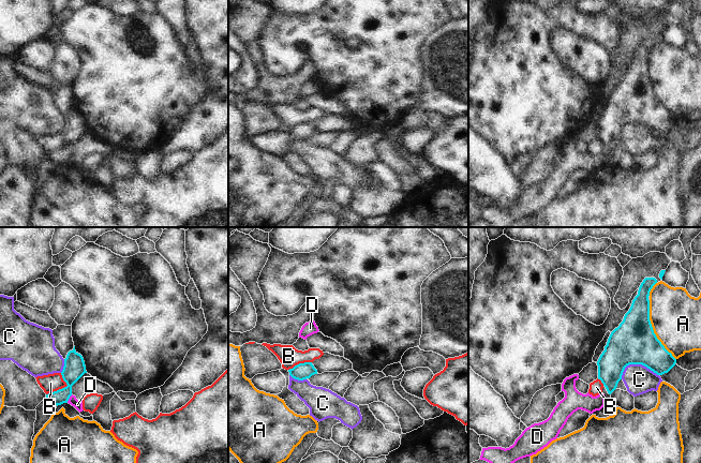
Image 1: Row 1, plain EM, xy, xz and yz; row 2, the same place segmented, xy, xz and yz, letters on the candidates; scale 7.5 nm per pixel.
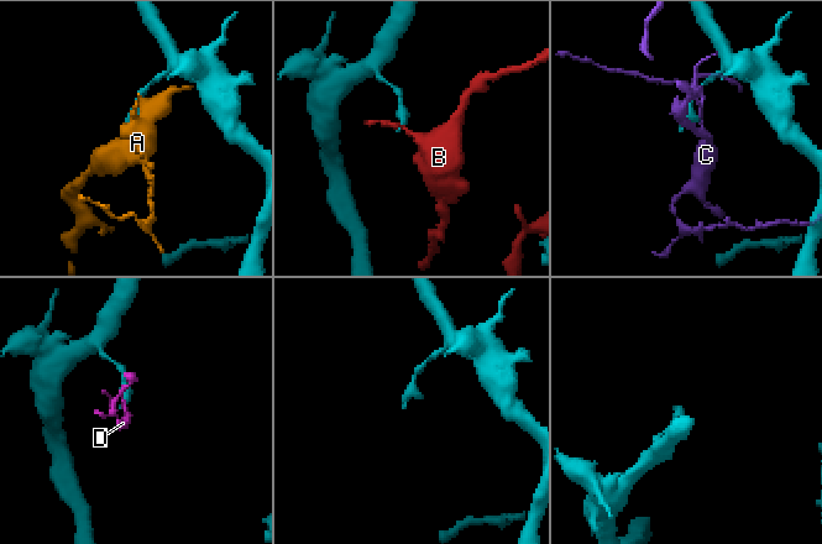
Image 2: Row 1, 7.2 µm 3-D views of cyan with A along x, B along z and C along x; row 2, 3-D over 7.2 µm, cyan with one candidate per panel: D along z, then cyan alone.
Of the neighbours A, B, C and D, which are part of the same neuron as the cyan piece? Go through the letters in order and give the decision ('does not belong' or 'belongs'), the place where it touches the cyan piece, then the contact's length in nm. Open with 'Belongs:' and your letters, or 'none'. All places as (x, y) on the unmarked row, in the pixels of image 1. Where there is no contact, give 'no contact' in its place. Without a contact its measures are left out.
Belongs: none
A: does not belong; meets cyan in yz at (653, 90); contact 500 nm long
B: does not belong; meets cyan in xy at (62, 148); contact 200 nm long
C: does not belong; meets cyan in yz at (636, 123); contact 280 nm long
D: does not belong; meets cyan in xy at (69, 158); contact 80 nm long

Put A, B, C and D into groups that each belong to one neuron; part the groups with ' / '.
A / B / C / D

